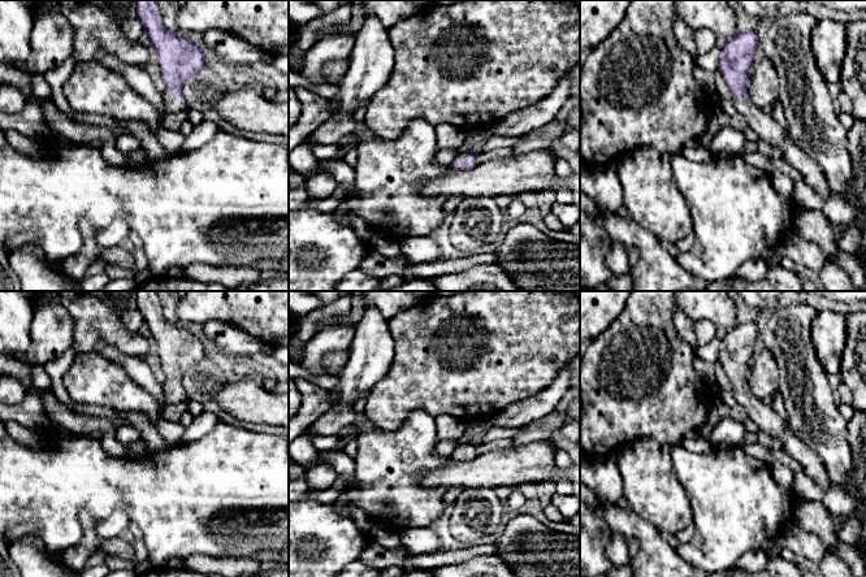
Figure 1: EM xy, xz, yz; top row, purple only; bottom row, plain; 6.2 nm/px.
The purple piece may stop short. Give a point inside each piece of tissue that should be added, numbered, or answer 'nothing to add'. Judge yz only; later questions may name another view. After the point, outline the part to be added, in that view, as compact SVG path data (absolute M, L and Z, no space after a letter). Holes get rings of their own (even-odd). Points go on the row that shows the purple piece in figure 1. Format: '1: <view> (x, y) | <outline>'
1: yz (760, 121) | M736 96L733 105L761 139L781 151L783 160L801 173L805 185L822 198L832 194L820 166L791 140L787 127L780 126L767 110L759 109L752 100L740 100Z

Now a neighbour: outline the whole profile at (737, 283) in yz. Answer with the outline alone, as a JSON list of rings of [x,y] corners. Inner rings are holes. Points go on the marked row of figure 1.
[[[606,213],[605,217],[605,227],[614,242],[638,248],[638,261],[629,273],[633,291],[778,291],[766,278],[754,282],[737,276],[729,281],[700,279],[687,272],[654,234],[631,217],[622,218],[616,213]]]

